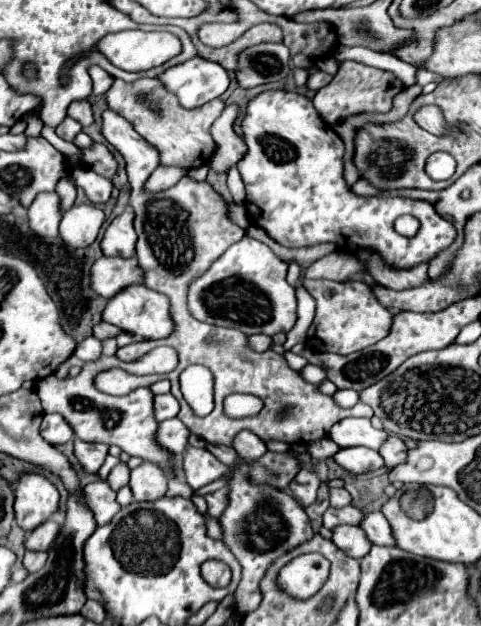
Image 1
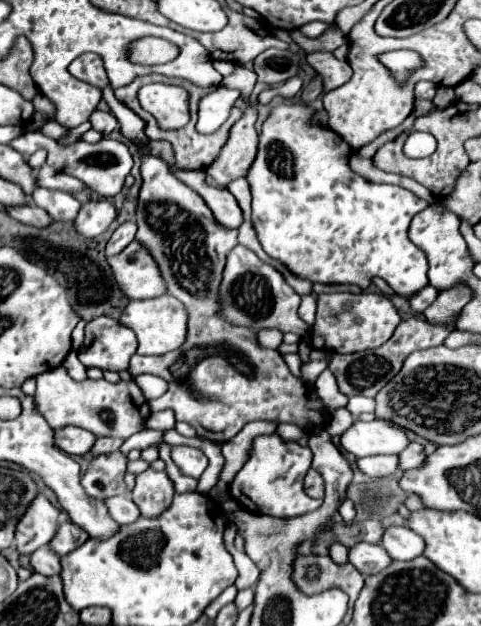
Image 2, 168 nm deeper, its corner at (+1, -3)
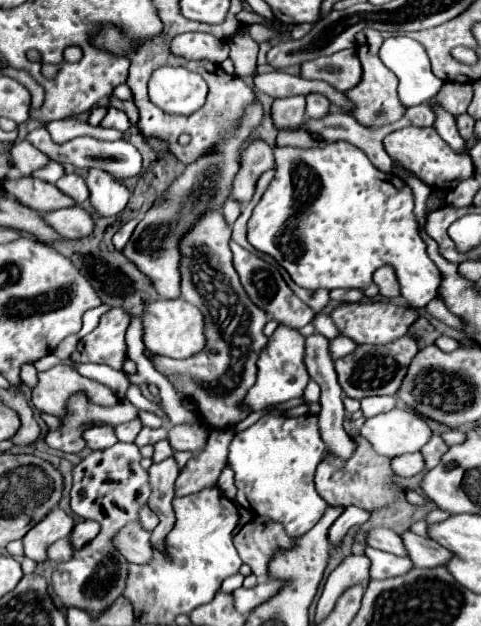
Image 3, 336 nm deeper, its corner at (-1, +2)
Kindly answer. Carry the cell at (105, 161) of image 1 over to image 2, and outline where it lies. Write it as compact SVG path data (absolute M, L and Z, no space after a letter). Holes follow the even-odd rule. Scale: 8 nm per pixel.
M27 131L23 135L19 135L17 139L13 139L9 143L13 149L17 149L21 155L31 155L39 149L47 151L47 165L51 165L55 171L65 171L67 175L83 181L85 185L89 185L95 193L99 193L101 197L113 197L123 189L125 177L129 175L131 167L133 167L133 157L127 149L125 143L115 141L115 139L101 139L99 143L85 143L85 141L75 141L71 145L61 145L59 141L39 133L39 131Z

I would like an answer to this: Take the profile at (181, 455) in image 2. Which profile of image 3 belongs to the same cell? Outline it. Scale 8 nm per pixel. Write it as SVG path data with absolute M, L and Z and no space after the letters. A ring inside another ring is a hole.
M201 422L173 426L169 430L169 442L171 442L173 450L187 450L193 454L199 454L205 450L207 436L209 436L207 426L203 426Z

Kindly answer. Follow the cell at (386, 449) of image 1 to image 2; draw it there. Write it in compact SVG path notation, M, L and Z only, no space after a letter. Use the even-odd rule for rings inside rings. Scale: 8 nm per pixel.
M413 443L411 447L407 447L403 453L399 453L399 461L401 461L401 469L403 471L409 471L409 469L419 469L425 465L425 451L423 451L423 445L419 443Z

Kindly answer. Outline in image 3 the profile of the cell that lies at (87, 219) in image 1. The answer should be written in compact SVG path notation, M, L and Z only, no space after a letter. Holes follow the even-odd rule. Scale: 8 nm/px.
M89 170L87 186L89 186L89 202L103 218L119 214L127 206L131 196L121 182L117 182L113 176L101 170Z

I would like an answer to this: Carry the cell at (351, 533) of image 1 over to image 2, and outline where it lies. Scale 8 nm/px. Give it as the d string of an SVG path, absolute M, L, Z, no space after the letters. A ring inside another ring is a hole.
M357 543L349 551L349 563L361 573L361 575L373 575L379 573L381 569L391 565L389 553L381 545L367 545L367 543Z

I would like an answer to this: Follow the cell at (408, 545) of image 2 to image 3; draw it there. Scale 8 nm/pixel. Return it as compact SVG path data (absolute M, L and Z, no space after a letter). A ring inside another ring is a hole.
M411 530L403 532L401 540L407 548L407 554L409 554L413 566L433 568L433 566L445 564L451 558L451 552L447 548L443 548L441 544L437 544L435 540L427 538L427 536L417 536Z

